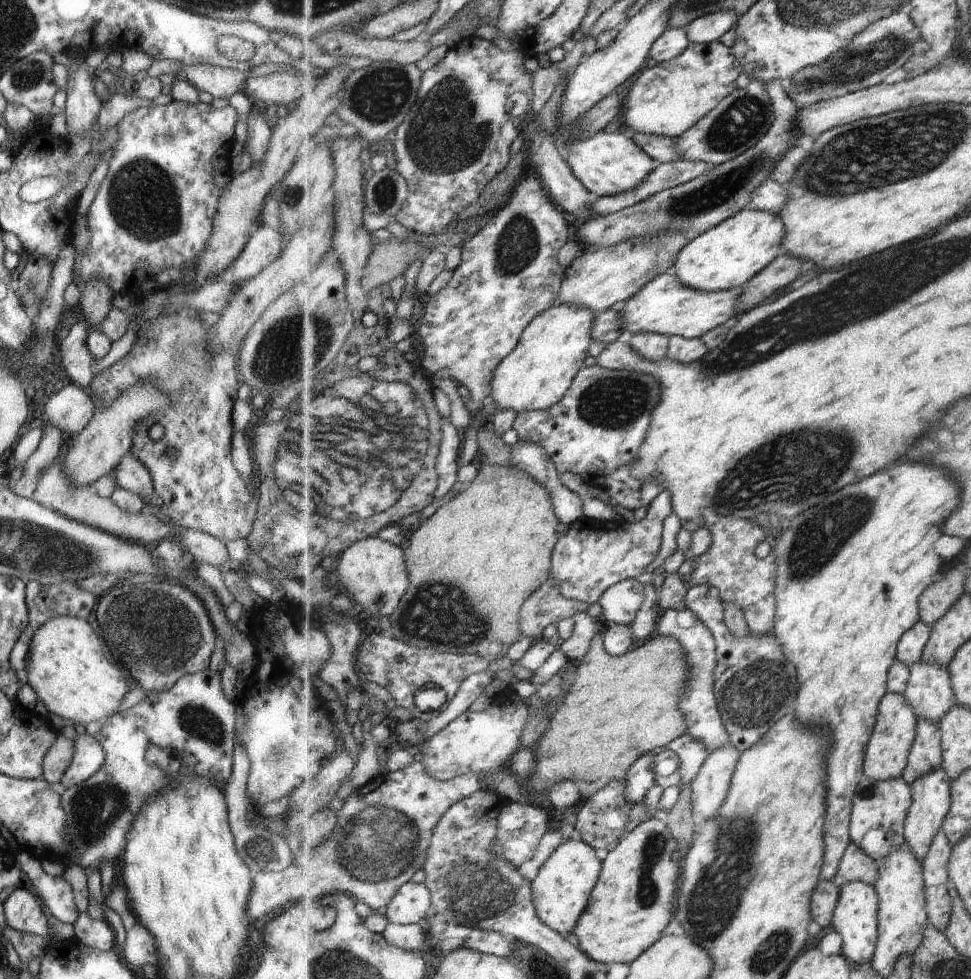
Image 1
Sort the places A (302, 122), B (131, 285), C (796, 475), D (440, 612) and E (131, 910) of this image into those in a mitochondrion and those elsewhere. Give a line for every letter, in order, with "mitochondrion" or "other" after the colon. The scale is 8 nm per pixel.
A: other
B: other
C: mitochondrion
D: mitochondrion
E: other

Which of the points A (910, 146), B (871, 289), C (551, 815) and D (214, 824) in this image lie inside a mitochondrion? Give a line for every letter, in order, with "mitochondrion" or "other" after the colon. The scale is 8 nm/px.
A: mitochondrion
B: mitochondrion
C: other
D: other

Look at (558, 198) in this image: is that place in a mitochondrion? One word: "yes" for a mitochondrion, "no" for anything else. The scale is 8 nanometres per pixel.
no

